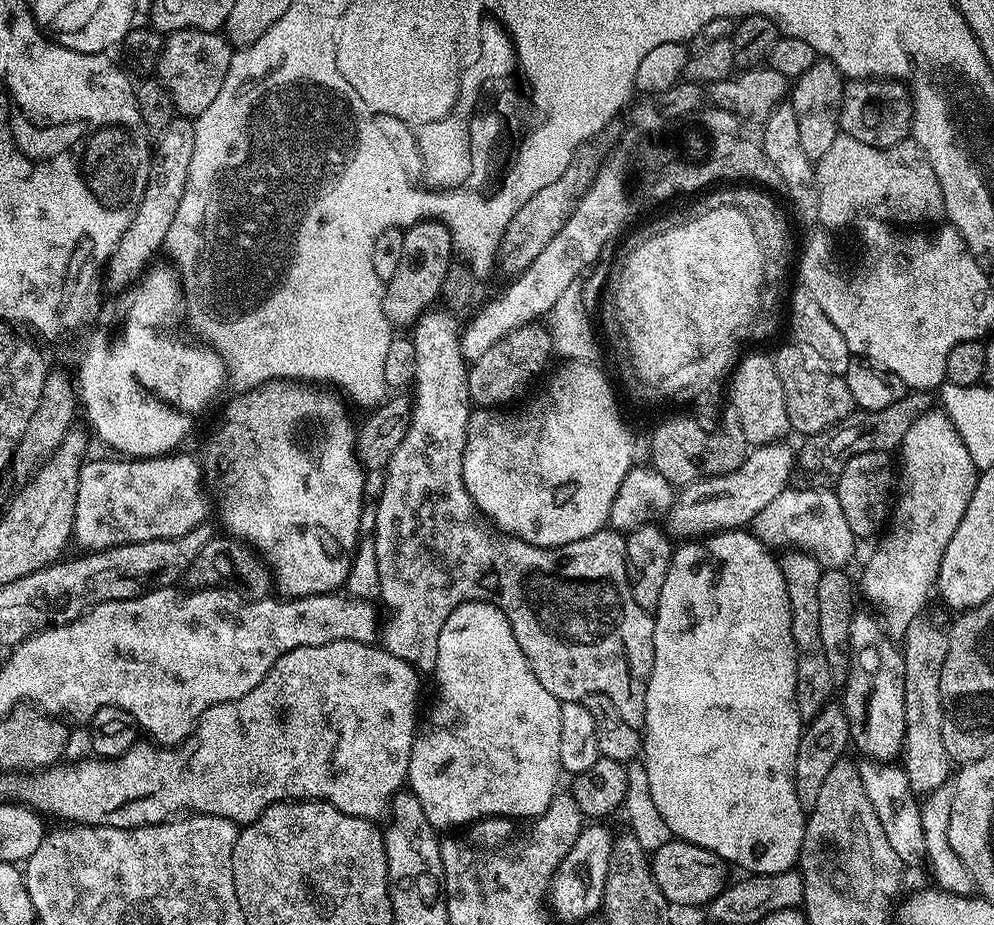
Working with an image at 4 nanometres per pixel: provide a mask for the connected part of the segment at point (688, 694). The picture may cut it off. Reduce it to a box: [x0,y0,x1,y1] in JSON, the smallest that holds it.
[642,530,806,876]

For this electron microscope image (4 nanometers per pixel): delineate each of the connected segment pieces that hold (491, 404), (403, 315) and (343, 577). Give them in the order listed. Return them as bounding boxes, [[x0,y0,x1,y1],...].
[[468,323,553,409],[384,218,453,325],[206,380,366,597]]

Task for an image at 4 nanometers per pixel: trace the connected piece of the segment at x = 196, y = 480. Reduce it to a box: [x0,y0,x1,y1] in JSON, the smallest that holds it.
[72,452,208,553]

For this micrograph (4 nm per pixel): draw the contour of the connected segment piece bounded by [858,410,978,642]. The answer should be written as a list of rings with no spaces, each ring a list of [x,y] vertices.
[[[943,410],[922,413],[910,430],[906,430],[906,438],[902,438],[898,455],[898,495],[890,513],[890,527],[879,537],[880,545],[865,562],[860,580],[858,576],[858,584],[864,587],[865,598],[873,604],[869,605],[878,613],[889,636],[900,642],[906,634],[906,626],[910,626],[918,613],[925,611],[929,603],[928,595],[933,595],[938,570],[942,566],[942,554],[946,554],[946,546],[950,546],[950,538],[954,538],[954,530],[958,530],[958,522],[962,522],[966,506],[970,506],[970,498],[974,498],[978,469],[954,422],[950,422]]]

